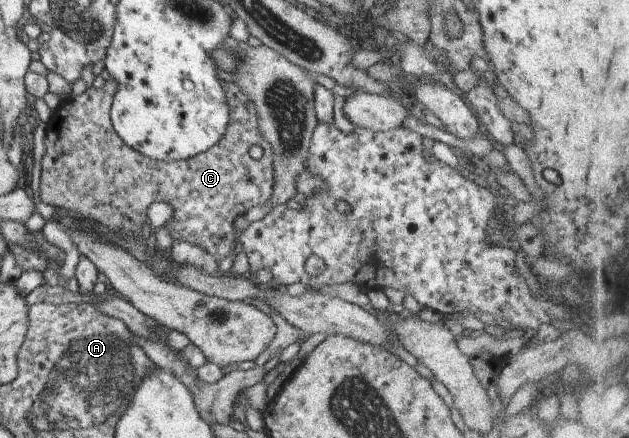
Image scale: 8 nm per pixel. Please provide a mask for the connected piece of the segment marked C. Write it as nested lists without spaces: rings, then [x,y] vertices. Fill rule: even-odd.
[[[115,80],[104,81],[101,88],[88,87],[79,95],[69,96],[61,101],[45,122],[44,154],[40,160],[39,198],[48,206],[59,207],[72,211],[95,221],[111,233],[122,232],[128,237],[136,237],[140,233],[141,224],[147,220],[147,208],[152,203],[163,202],[172,207],[172,218],[166,223],[171,239],[184,241],[205,250],[216,262],[221,263],[228,258],[234,248],[237,236],[232,233],[232,222],[238,215],[252,206],[266,204],[270,198],[273,174],[271,167],[272,149],[257,130],[256,107],[244,102],[241,90],[232,82],[221,80],[221,87],[225,92],[225,99],[229,110],[229,124],[222,133],[220,140],[215,142],[204,152],[195,154],[187,159],[177,161],[154,161],[140,154],[140,152],[126,146],[111,125],[109,108],[115,93]],[[250,146],[262,148],[262,155],[252,159],[248,155]],[[100,156],[106,166],[100,166]],[[118,168],[130,168],[132,174],[118,174]]]

